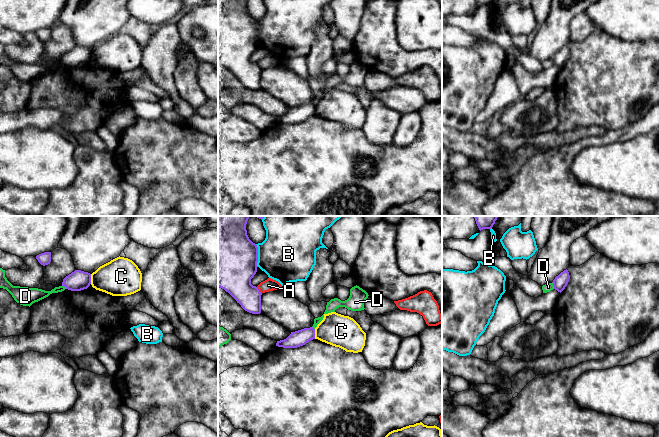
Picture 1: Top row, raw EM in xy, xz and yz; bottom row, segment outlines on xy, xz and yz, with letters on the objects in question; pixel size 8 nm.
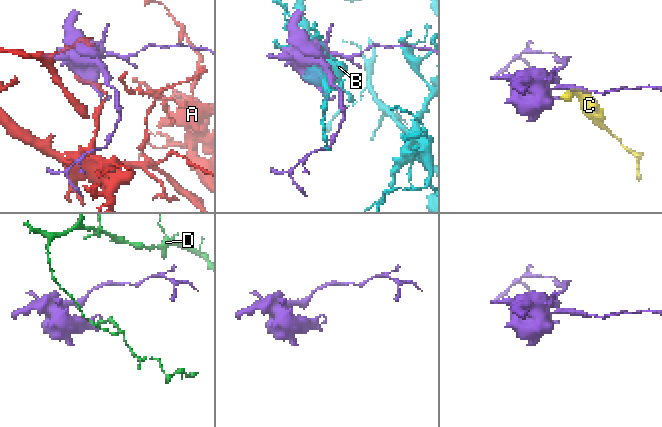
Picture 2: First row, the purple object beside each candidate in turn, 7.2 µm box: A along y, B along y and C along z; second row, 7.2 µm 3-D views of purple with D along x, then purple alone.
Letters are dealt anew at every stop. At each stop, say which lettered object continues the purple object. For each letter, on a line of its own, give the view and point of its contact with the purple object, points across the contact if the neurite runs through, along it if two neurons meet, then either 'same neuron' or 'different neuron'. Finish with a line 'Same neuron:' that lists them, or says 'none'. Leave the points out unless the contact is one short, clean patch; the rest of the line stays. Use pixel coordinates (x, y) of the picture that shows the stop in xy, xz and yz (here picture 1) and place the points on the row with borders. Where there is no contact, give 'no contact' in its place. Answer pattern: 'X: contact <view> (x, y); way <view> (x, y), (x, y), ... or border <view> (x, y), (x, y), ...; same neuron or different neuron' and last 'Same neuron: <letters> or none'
A: contact xz (258, 290); different neuron
B: contact xz (257, 255); different neuron
C: contact xy (90, 279); different neuron
D: contact yz (553, 285); different neuron
Same neuron: none

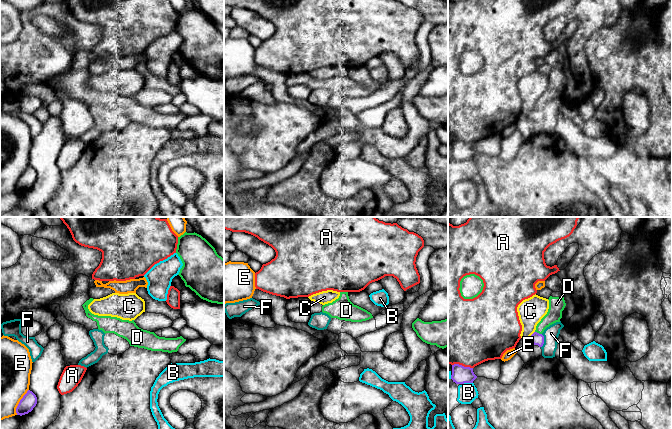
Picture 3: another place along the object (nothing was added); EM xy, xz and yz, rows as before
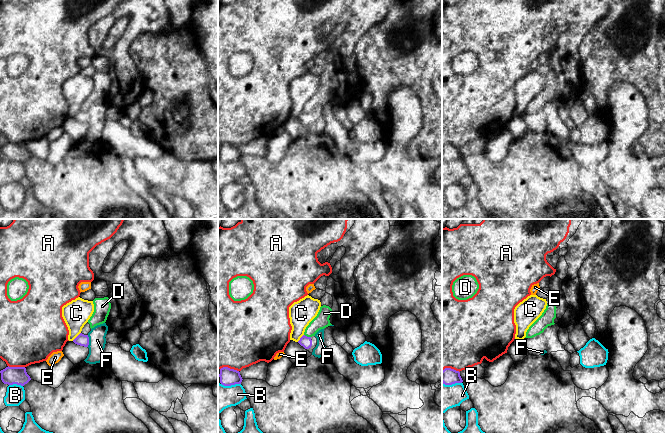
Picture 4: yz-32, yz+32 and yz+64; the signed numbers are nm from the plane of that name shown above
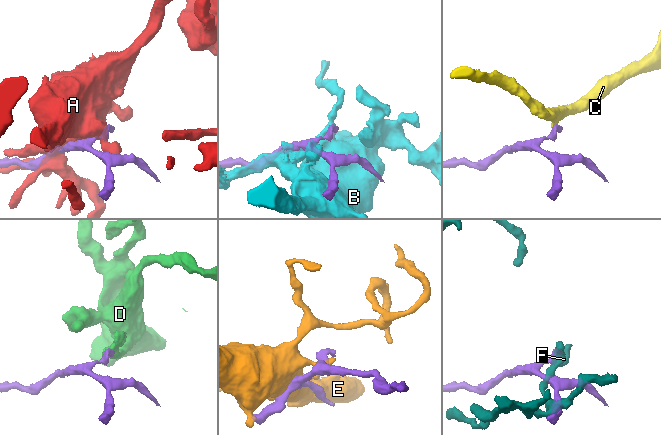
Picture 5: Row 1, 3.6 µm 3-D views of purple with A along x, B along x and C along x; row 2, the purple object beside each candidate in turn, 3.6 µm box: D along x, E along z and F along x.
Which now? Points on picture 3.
A: contact yz (461, 365); different neuron
B: contact yz (467, 382); different neuron
C: contact yz (531, 335); border yz (534, 331), (527, 339); different neuron
D: contact yz (538, 333); border yz (535, 331), (541, 334); different neuron
E: contact xy (19, 402); different neuron
F: contact yz (543, 341); different neuron
Same neuron: none

